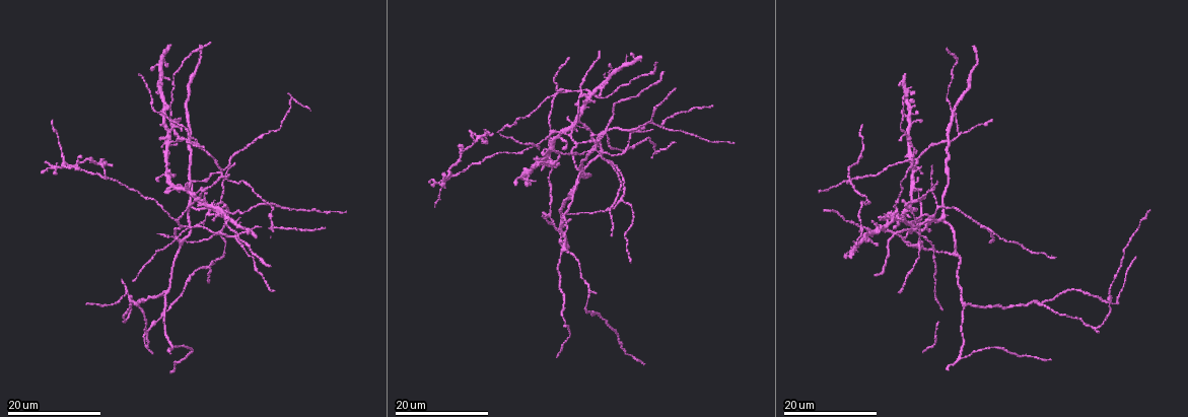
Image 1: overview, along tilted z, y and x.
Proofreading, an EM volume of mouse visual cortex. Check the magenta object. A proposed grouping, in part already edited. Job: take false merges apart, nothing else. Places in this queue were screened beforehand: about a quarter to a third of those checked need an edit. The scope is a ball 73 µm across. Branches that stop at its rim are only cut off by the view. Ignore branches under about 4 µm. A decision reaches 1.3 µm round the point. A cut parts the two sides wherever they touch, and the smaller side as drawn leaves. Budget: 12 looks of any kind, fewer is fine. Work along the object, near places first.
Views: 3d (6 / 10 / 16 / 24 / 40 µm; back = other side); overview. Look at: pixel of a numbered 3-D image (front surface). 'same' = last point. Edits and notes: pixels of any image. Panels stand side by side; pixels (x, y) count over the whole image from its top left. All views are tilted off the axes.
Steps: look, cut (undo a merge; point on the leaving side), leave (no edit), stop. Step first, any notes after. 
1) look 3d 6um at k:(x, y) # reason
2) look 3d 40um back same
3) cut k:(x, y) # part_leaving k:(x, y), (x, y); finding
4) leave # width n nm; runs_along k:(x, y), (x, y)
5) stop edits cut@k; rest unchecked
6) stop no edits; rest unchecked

look 3d 24um at 1:(581, 173) # a fork

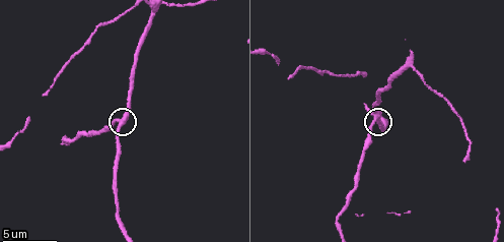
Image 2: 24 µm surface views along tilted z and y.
look 3d 10um at 2:(377, 116)

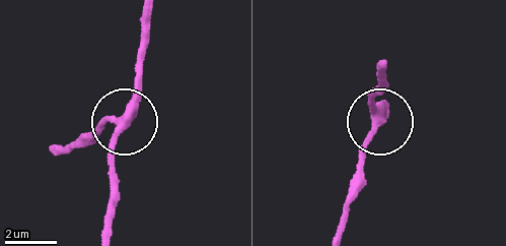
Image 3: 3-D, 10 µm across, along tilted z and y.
leave # runs_along 3:(150, 12), (143, 85), (115, 144), (115, 199); one neuron here

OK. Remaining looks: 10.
look 3d 24um at 1:(193, 139)

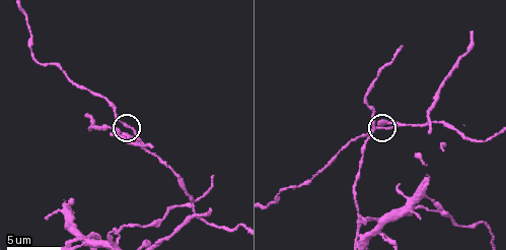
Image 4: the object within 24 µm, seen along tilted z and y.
look 3d 6um at 4:(125, 125)

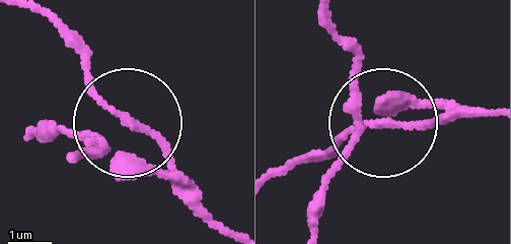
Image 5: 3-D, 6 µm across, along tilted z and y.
leave # arms 4; runs_along 5:(315, 226), (326, 179), (378, 126), (282, 165); continuous, no second neuron

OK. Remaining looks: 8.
look 3d 24um at 1:(909, 161) # three-way junction

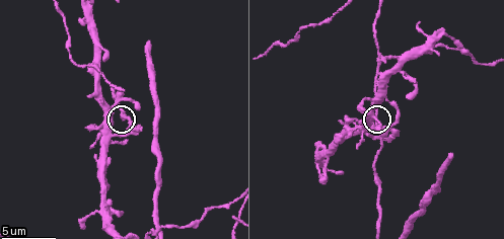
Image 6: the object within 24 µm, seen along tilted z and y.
look 3d 10um same

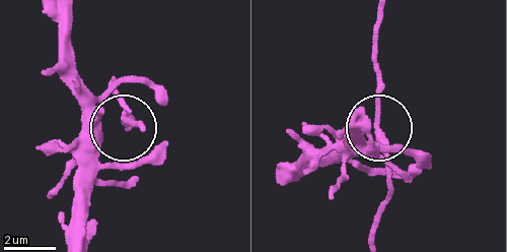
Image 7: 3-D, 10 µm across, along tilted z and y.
leave # width 230 nm; one neuron here

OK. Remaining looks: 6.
look 3d 24um at 1:(550, 214) # a fork

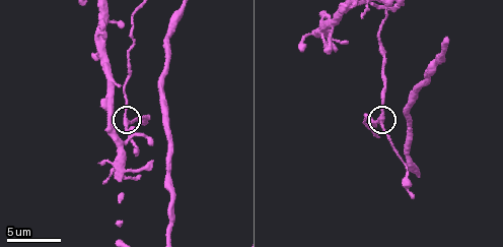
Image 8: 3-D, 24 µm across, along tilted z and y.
look 3d 10um at 8:(124, 120)

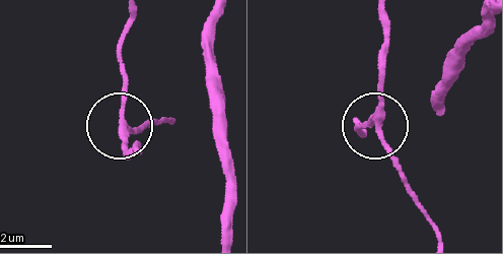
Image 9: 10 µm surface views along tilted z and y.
leave # arms 3; runs_along 9:(385, 18), (374, 122), (403, 175); all the same neuron

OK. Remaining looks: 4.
look 3d 24um at 1:(235, 237)

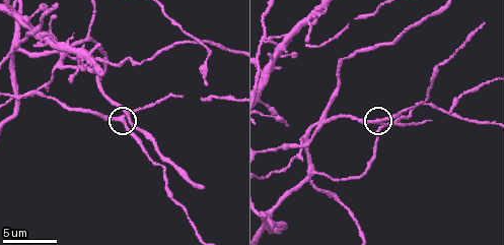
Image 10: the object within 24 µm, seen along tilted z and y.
look 3d 10um at 10:(123, 117)

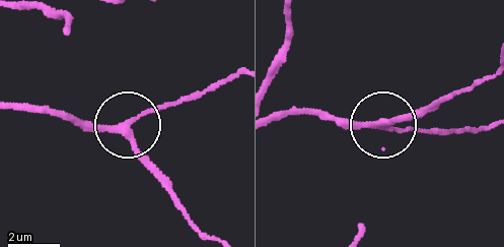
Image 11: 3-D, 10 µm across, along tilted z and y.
leave # arms 3; runs_along 11:(21, 107), (125, 124), (167, 175); continuous, no second neuron

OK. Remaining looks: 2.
look 3d 16um at 10:(308, 174) # small branch off a trunk

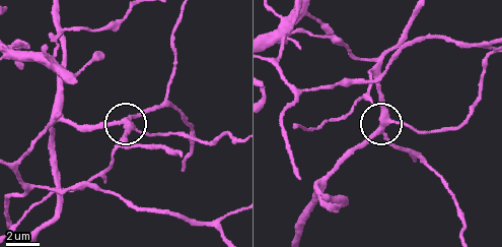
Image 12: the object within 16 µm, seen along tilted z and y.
look 3d 6um at 12:(382, 124)

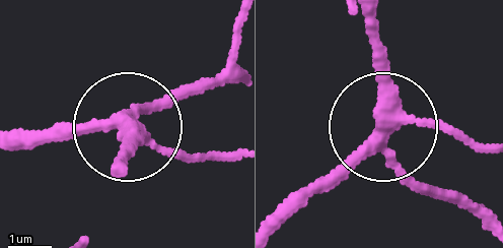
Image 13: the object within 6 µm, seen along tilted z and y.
cut 13:(176, 101) # width 330 nm; part_leaving 13:(389, 151), (415, 181), (493, 224); two neurons meet here

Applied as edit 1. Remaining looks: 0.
stop edits cut@13; rest unchecked

